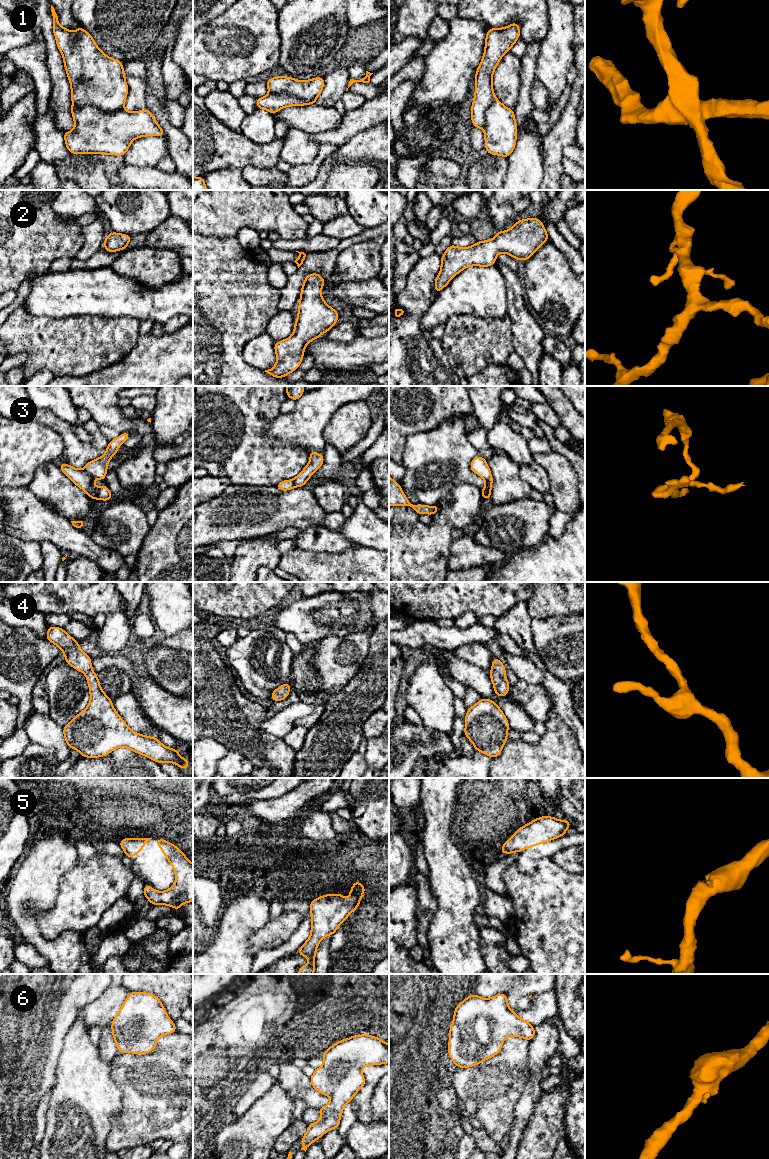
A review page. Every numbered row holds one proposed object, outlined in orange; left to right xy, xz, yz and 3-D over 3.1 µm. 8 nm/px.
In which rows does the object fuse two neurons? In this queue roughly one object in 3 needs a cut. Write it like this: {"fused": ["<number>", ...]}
{"fused": ["1", "3"]}

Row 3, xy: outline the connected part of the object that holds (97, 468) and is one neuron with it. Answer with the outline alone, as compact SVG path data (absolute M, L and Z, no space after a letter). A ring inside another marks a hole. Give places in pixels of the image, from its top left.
M125 432L118 436L116 439L111 440L106 448L106 453L100 458L89 461L85 465L84 470L94 478L105 480L106 474L108 472L107 465L109 460L115 454L117 454L119 446L122 445L130 436L130 432Z

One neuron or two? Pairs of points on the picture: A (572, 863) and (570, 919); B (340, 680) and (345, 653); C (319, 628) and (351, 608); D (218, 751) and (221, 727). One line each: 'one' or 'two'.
A: two
B: one
C: one
D: two

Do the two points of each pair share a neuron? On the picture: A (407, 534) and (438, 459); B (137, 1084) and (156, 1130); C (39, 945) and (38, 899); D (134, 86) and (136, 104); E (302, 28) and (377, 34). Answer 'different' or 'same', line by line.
A: different
B: same
C: same
D: same
E: same

